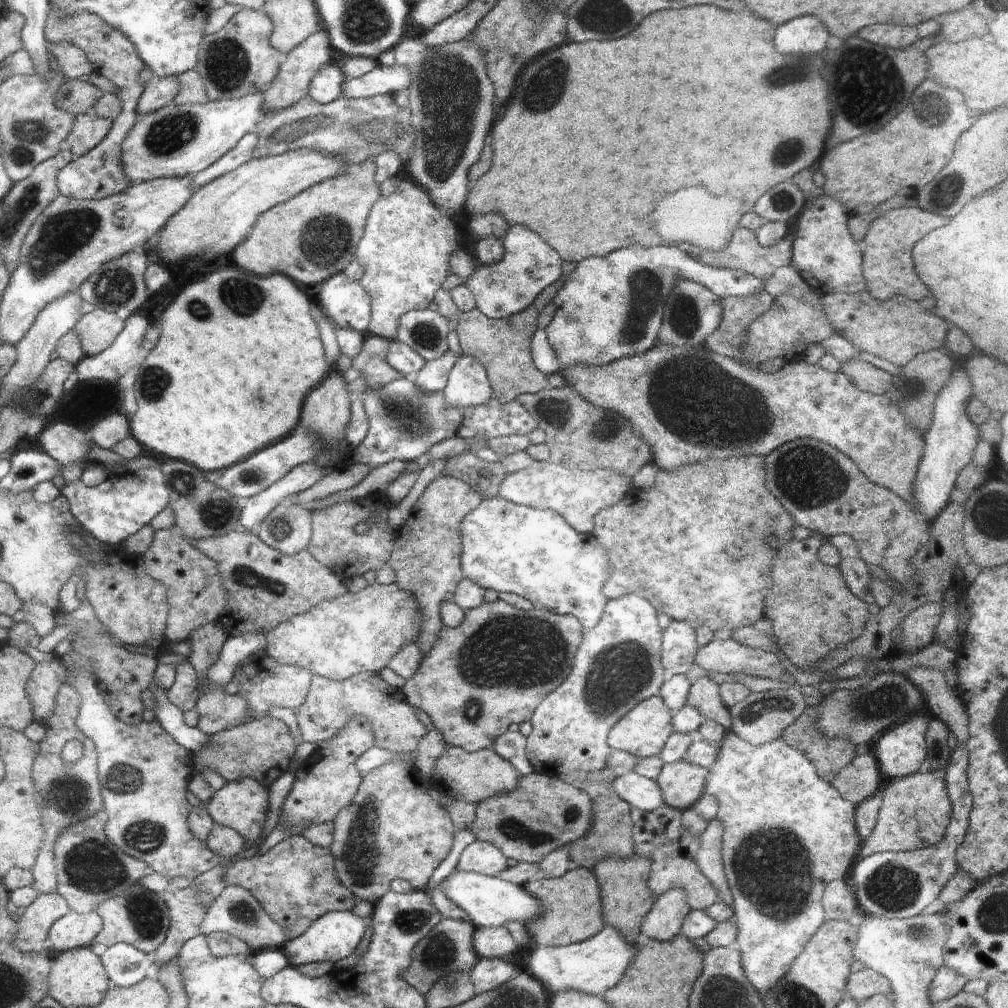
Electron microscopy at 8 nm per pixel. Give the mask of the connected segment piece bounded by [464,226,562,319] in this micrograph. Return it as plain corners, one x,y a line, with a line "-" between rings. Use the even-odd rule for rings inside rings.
512,226
504,238
504,256
498,264
487,264
475,267
475,271
465,280
465,285
474,295
475,306
484,316
491,319
508,319
509,316
523,311
534,302
548,284
556,282
562,274
560,256
532,230
524,226

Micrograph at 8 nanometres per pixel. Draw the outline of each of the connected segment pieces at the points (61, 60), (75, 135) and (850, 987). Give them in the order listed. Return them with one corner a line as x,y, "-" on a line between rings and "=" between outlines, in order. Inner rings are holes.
63,44
53,48
56,57
56,64
60,72
70,79
79,79
82,76
92,77
94,72
93,64
90,64
88,57
82,49
74,45
=
93,112
76,115
74,128
67,136
74,156
79,157
92,151
109,134
112,126
113,121
99,117
=
868,967
850,974
846,988
846,995
855,1000
857,1004
864,1002
876,993
891,995
888,979

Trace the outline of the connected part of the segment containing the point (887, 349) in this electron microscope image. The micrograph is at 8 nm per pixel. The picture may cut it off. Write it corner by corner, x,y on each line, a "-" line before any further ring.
837,292
823,295
822,302
826,310
826,316
837,334
850,340
858,350
864,350
864,352
880,356
880,358
884,358
884,360
888,360
892,364
904,366
916,354
928,352
928,350
940,350
944,346
948,324
946,324
946,320
938,318
932,312
934,300
932,300
930,308
926,308
924,302
912,302
906,296
896,296
896,298
890,298
890,300
876,300
868,292
860,292
860,294
840,294
840,292

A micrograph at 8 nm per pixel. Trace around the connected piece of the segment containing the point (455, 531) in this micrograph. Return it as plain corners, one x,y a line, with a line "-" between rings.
440,474
426,485
425,491
415,500
406,523
396,532
388,564
395,570
399,587
414,595
423,610
423,631
415,641
423,650
423,656
443,627
440,603
452,600
458,583
465,578
461,569
460,523
482,499
483,496
464,481

